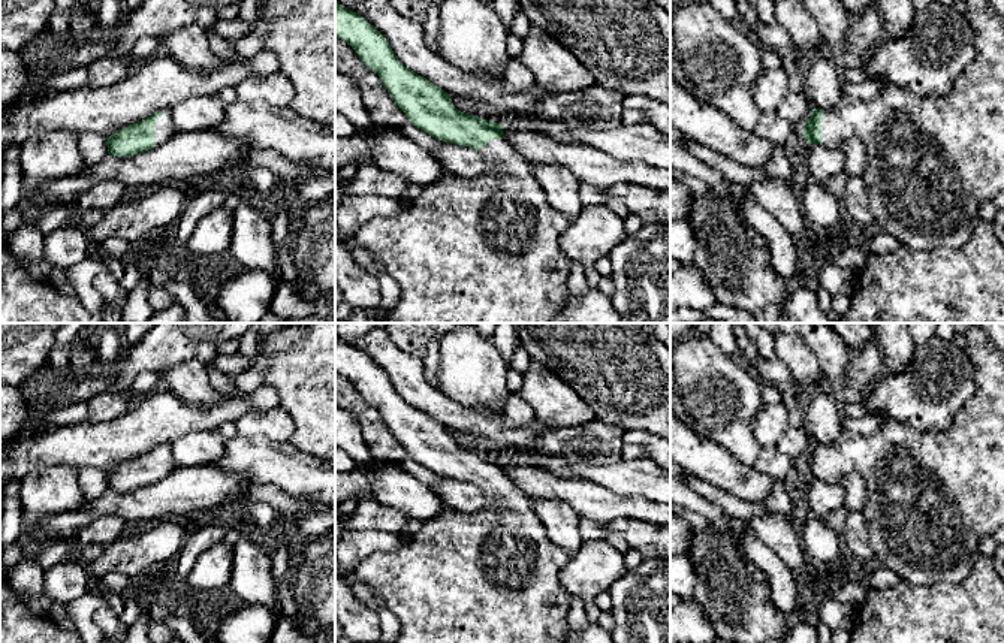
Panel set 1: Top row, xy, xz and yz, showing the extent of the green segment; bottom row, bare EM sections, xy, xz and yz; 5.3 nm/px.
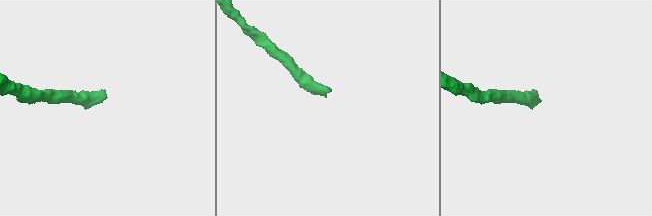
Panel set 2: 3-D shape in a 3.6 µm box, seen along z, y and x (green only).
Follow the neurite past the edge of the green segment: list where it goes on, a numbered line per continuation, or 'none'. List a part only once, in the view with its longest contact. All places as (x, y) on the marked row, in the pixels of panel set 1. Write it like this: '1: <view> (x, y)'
1: xy (163, 127)

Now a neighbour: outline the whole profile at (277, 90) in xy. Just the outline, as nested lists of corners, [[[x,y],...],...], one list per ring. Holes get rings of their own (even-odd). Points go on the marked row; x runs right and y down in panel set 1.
[[[281,72],[257,76],[250,75],[235,87],[239,102],[262,102],[274,106],[287,106],[295,96],[295,87]]]

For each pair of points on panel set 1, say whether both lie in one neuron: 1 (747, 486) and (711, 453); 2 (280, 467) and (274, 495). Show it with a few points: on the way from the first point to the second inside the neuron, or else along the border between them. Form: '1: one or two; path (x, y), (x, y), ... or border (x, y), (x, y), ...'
1: one; path (738, 480), (720, 462)
2: two; border (255, 482), (268, 482), (288, 494), (308, 500)

